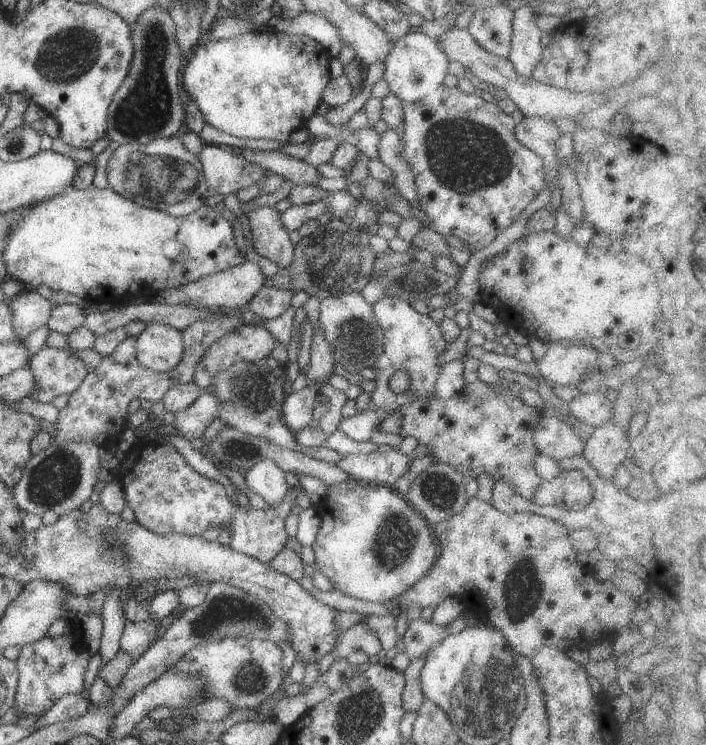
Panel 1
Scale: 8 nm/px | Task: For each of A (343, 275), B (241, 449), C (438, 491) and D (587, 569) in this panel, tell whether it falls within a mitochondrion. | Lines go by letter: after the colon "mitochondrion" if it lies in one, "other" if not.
A: mitochondrion
B: mitochondrion
C: mitochondrion
D: other

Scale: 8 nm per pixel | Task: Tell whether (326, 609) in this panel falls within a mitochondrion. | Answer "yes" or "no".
no

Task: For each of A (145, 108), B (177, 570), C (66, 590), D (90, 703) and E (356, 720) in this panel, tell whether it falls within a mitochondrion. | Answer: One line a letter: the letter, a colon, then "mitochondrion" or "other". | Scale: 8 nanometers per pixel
A: mitochondrion
B: other
C: other
D: other
E: mitochondrion

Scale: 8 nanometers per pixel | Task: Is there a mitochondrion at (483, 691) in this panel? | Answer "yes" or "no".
yes

